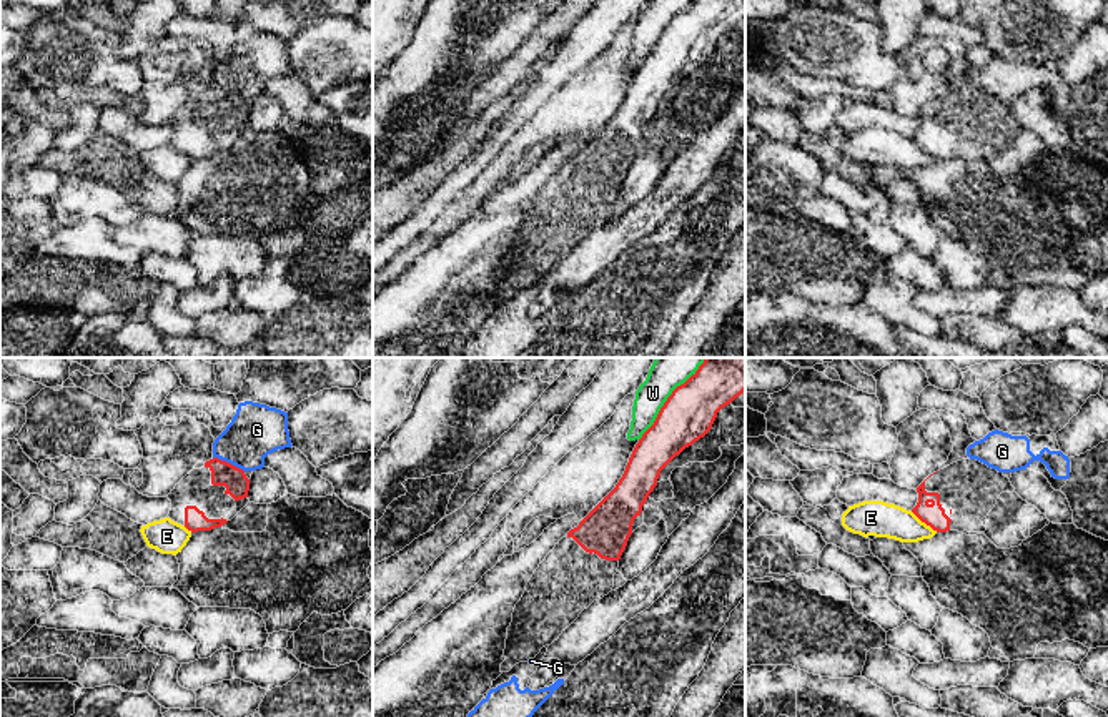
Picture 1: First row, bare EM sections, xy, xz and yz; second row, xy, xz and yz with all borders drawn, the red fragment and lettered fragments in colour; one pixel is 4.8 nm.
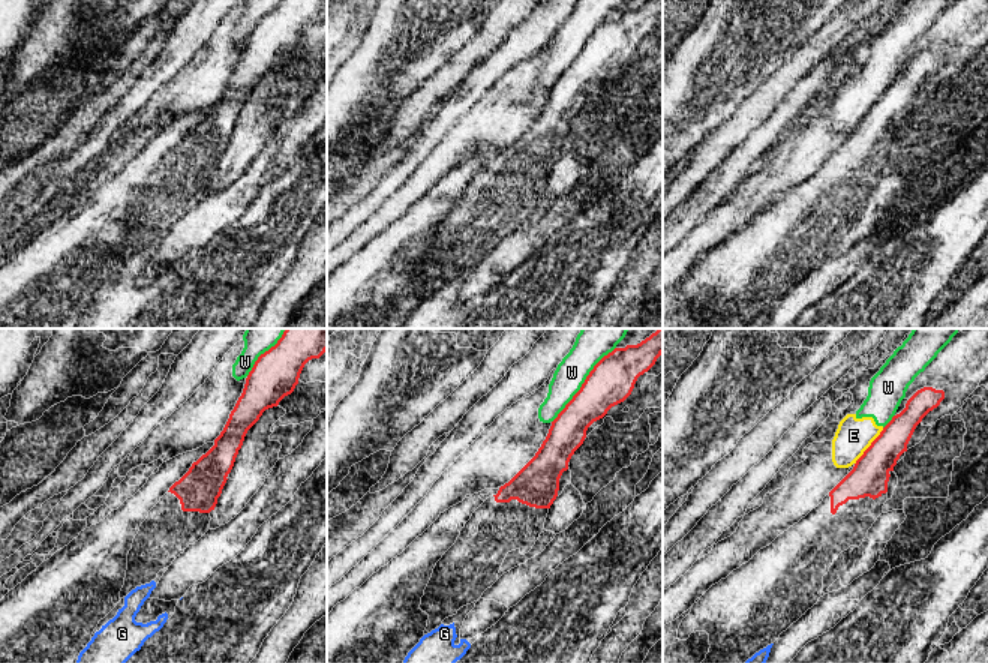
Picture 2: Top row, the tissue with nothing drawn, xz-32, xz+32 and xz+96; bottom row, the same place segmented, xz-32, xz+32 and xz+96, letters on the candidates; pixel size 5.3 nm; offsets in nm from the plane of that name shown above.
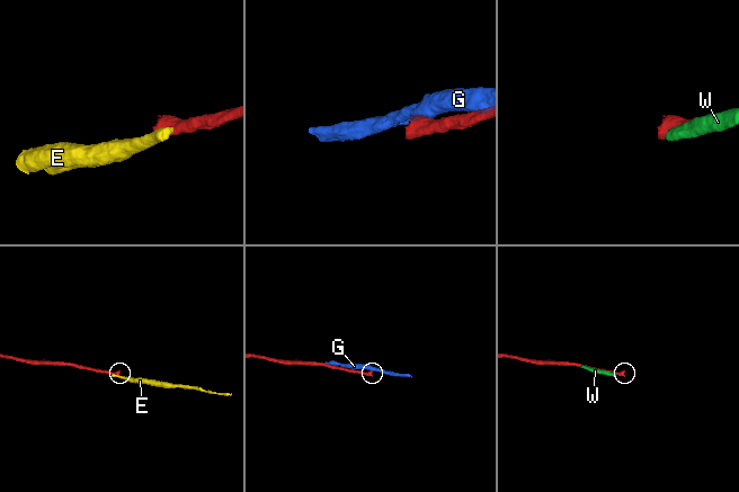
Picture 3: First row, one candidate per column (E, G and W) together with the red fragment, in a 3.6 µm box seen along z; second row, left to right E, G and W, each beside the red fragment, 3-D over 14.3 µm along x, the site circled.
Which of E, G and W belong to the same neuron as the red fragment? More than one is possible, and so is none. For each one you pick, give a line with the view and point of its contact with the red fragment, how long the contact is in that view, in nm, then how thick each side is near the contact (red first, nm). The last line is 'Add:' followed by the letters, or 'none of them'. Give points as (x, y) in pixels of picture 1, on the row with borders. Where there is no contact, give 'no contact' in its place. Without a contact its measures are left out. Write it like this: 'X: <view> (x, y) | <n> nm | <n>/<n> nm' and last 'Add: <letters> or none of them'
Add: none of them

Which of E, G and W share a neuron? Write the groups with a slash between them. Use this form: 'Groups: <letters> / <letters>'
Groups: E W / G

